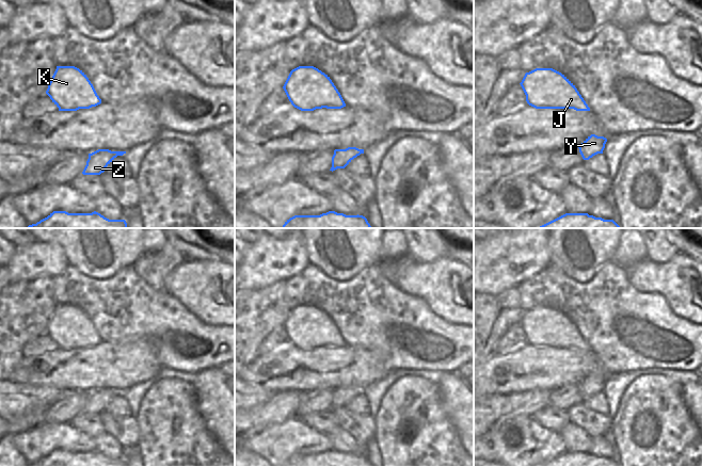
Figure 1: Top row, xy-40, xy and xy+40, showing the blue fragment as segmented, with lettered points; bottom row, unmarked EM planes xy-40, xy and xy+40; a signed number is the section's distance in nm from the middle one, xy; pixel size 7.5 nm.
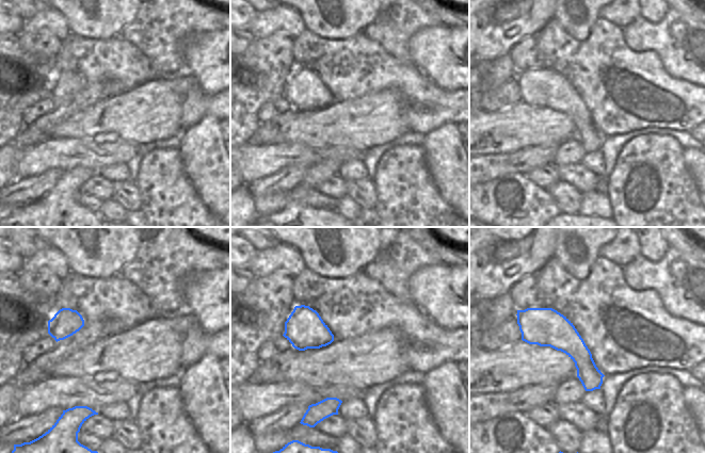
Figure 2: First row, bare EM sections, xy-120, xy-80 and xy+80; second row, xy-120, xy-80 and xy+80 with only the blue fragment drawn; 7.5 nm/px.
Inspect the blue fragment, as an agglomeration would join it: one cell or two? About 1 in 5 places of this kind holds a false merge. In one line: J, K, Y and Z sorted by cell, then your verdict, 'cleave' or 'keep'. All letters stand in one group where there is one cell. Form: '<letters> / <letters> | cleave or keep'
J K Y Z | keep

